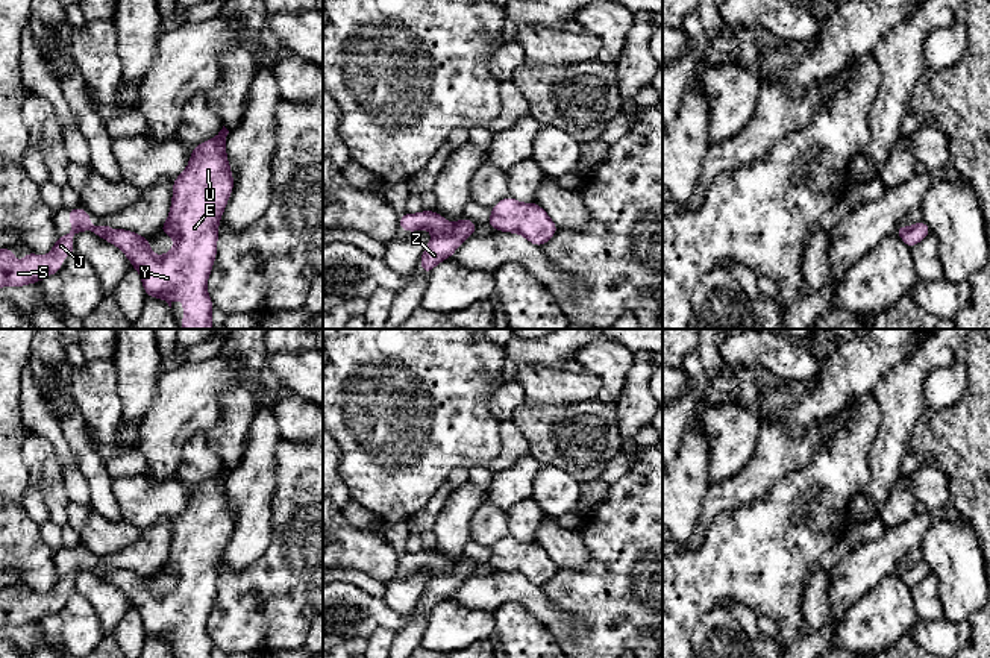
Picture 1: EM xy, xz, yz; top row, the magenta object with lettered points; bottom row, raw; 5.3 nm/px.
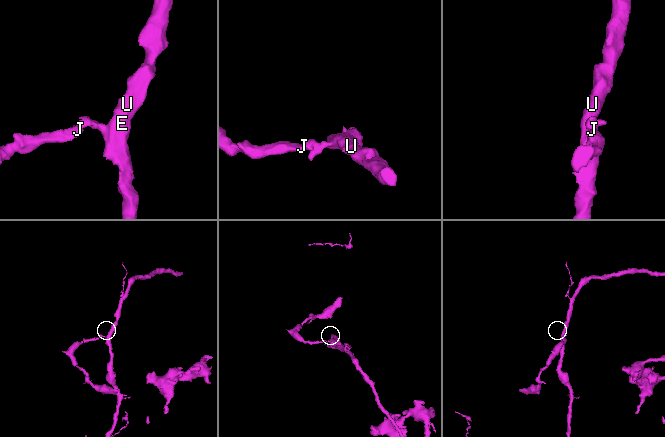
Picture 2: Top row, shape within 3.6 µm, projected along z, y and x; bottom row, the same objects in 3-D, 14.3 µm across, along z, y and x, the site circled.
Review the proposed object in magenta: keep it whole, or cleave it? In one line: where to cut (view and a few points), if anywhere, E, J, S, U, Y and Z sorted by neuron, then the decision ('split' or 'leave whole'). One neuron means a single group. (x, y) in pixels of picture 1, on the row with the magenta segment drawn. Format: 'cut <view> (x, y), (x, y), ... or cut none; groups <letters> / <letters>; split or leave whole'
cut xz (454, 225), (435, 235); groups E U Y Z / J S; split

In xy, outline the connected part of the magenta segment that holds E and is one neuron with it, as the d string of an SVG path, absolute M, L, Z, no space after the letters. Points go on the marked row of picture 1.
M223 126L212 139L194 146L185 171L173 180L171 209L159 229L176 241L168 253L156 256L150 252L147 237L127 229L111 230L103 237L120 247L132 267L138 270L147 299L164 299L170 308L173 299L183 300L182 329L214 329L211 323L214 305L206 284L217 256L218 221L233 191L232 170L224 149L227 133L229 130Z

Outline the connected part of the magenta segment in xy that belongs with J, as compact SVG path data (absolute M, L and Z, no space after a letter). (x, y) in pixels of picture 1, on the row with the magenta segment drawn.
M80 206L70 209L65 214L71 218L71 232L58 237L56 244L49 255L38 256L32 252L26 252L24 261L15 262L12 247L0 249L0 288L41 282L45 276L59 273L62 268L62 258L74 255L71 237L77 232L88 230L103 238L112 230L108 224L99 224L91 229L89 214Z

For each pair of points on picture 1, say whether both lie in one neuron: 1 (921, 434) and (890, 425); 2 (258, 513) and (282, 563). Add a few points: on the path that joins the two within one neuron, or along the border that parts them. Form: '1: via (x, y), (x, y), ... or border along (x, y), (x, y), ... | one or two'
1: border along (927, 405), (911, 429), (908, 451) | two
2: border along (272, 504), (272, 540), (267, 549), (249, 567) | two

